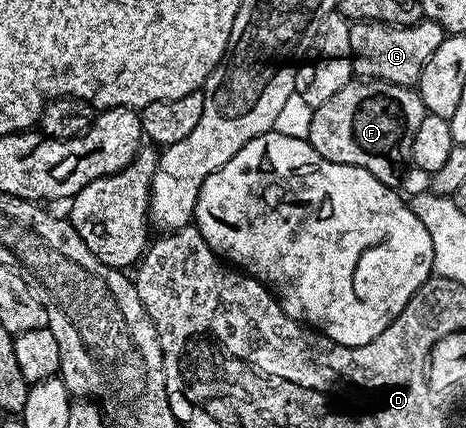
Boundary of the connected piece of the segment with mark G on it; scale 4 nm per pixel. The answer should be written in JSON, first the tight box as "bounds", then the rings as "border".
{"bounds":[350,20,447,87],"border":[[[422,20],[415,26],[385,26],[382,22],[354,22],[350,25],[351,48],[353,49],[353,73],[361,80],[390,82],[400,86],[416,87],[421,73],[431,60],[431,52],[443,44],[447,37],[437,22]]]}

